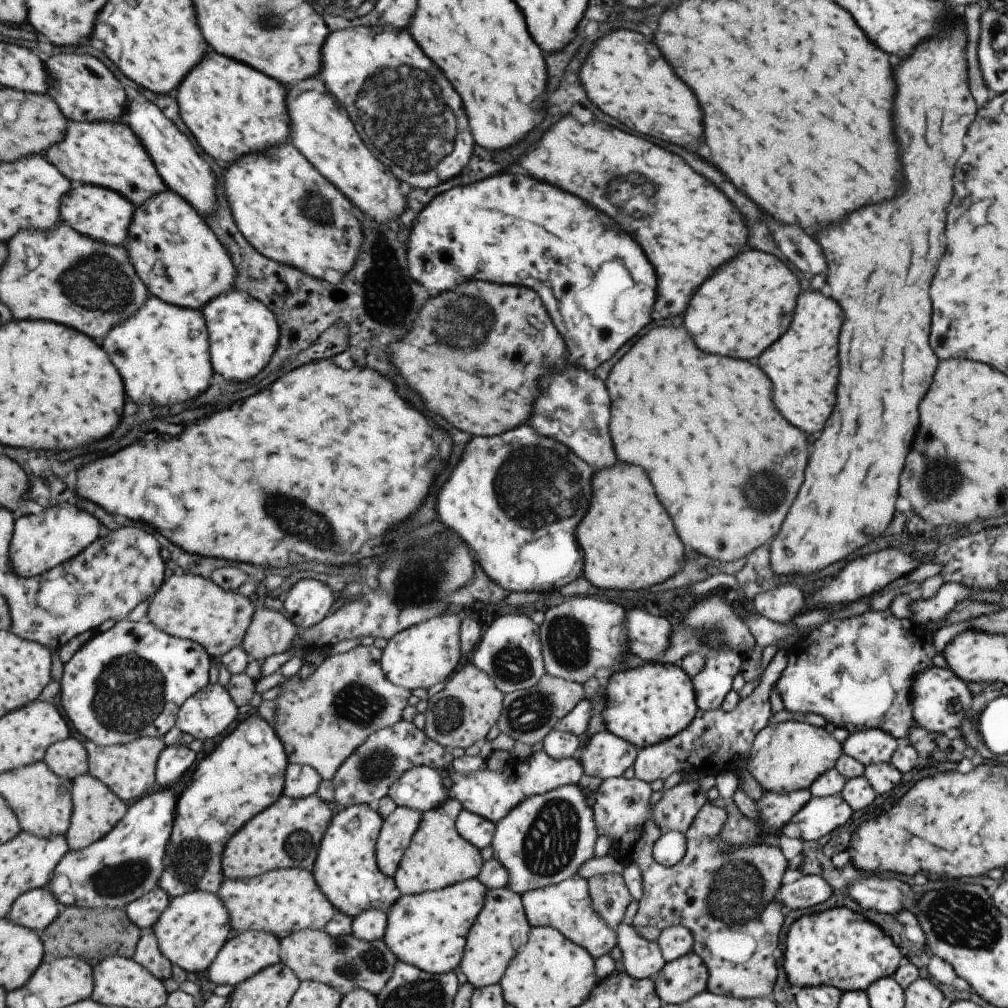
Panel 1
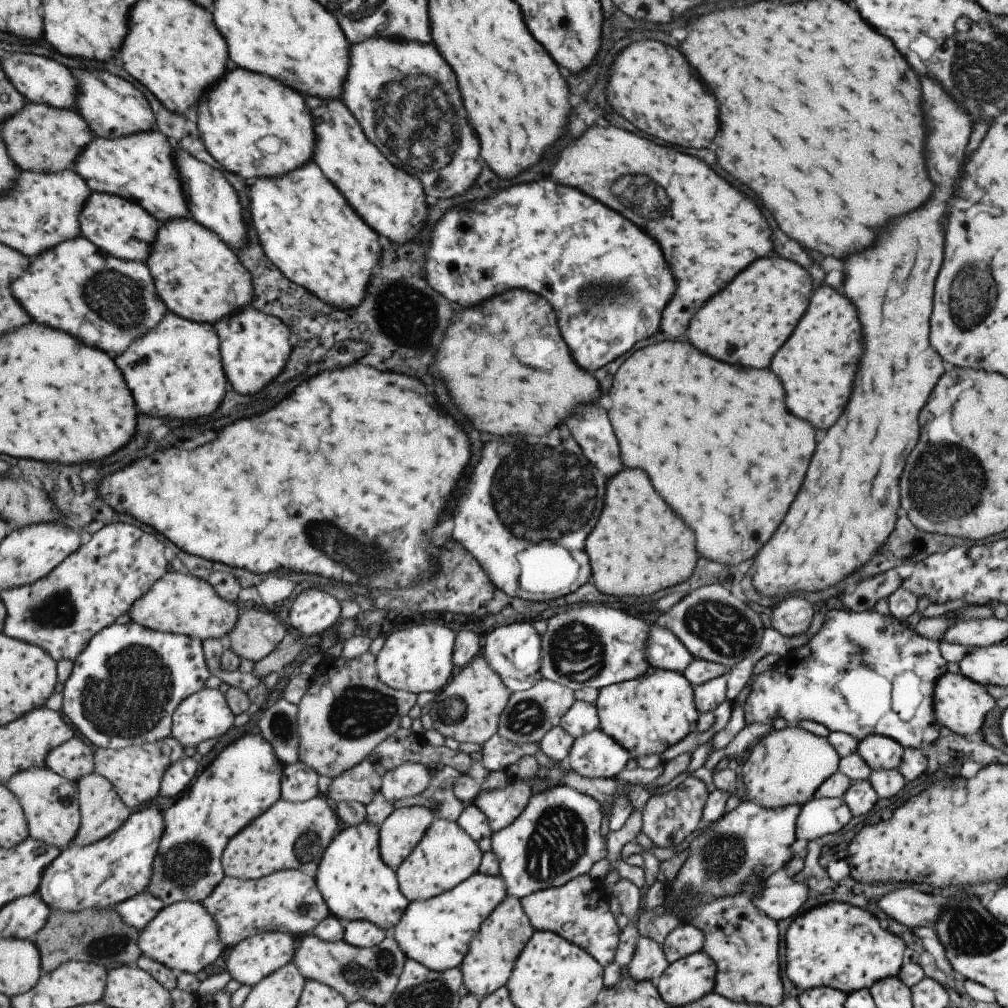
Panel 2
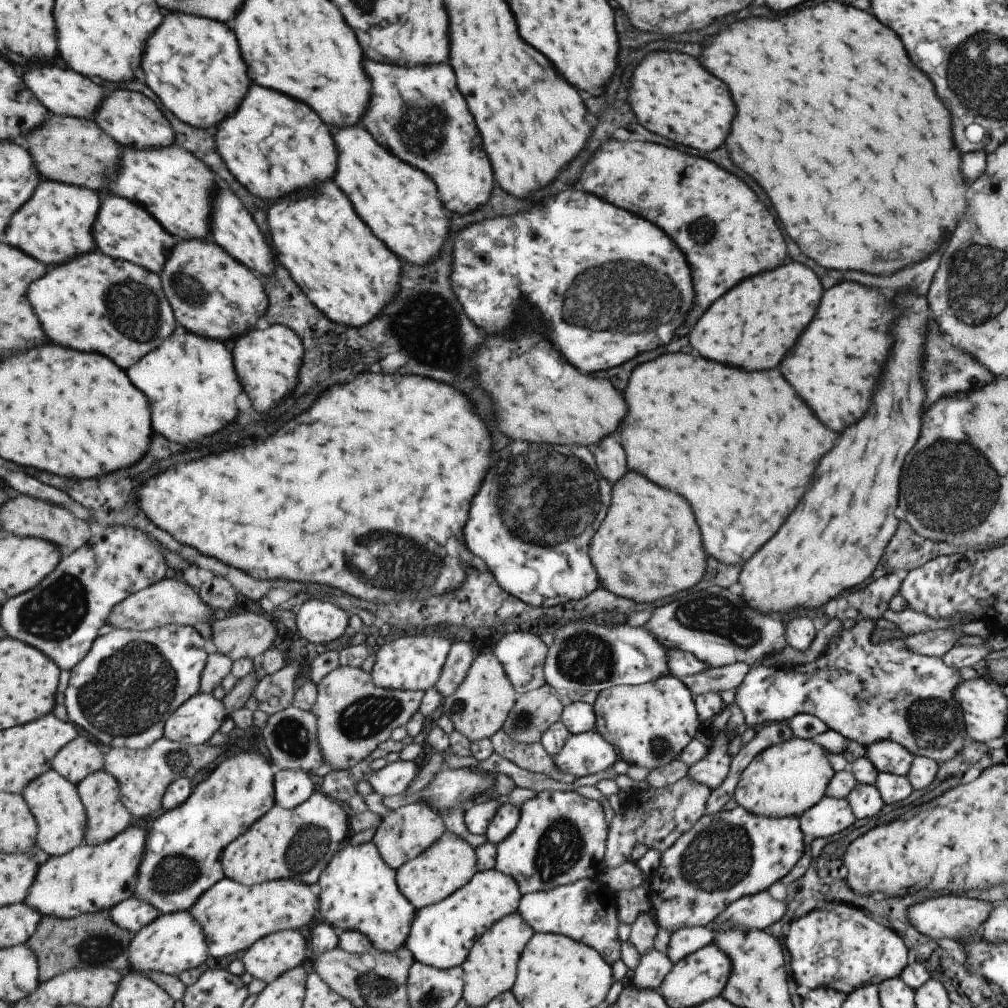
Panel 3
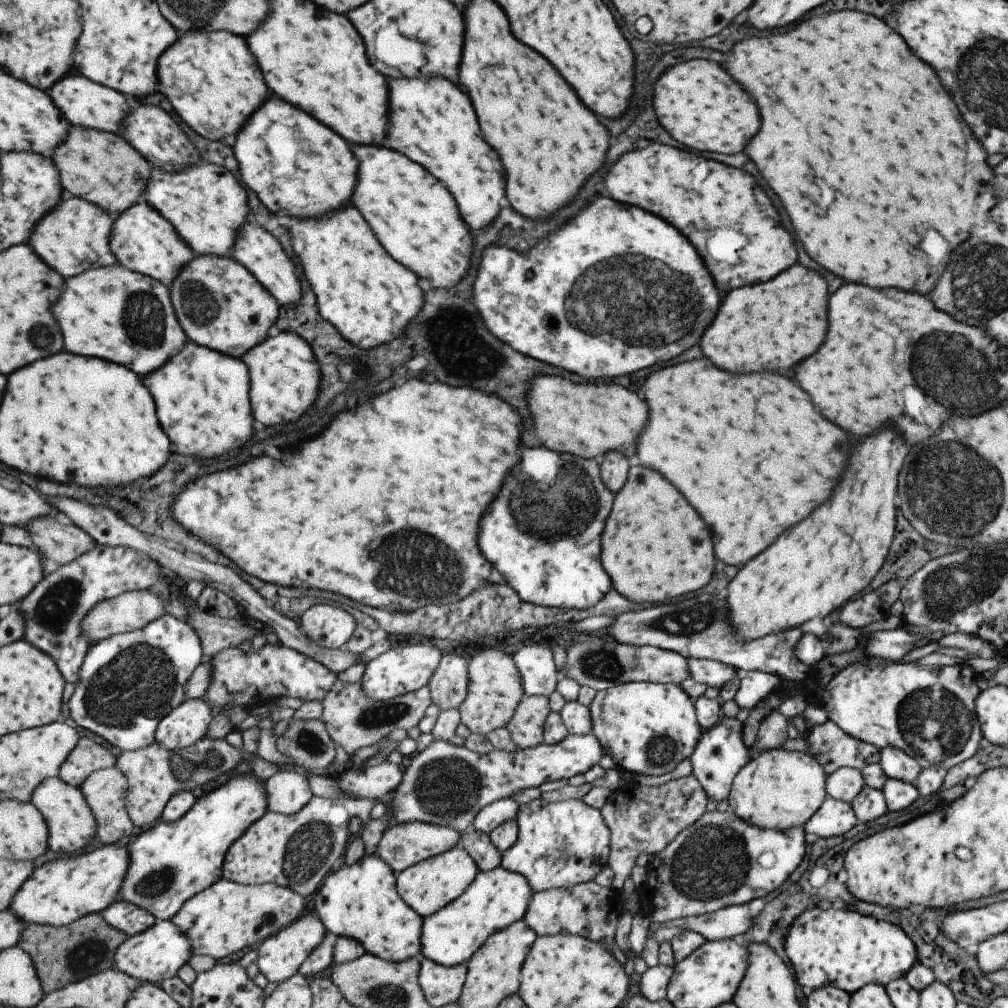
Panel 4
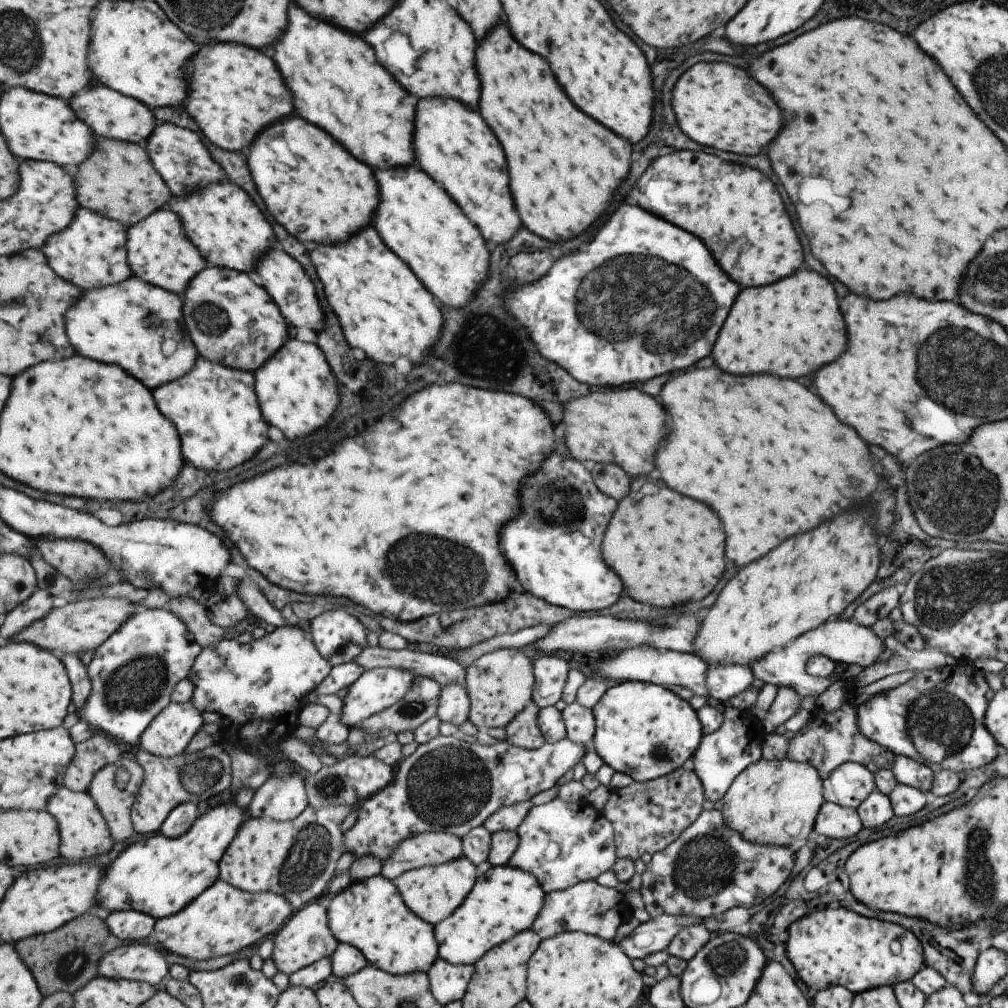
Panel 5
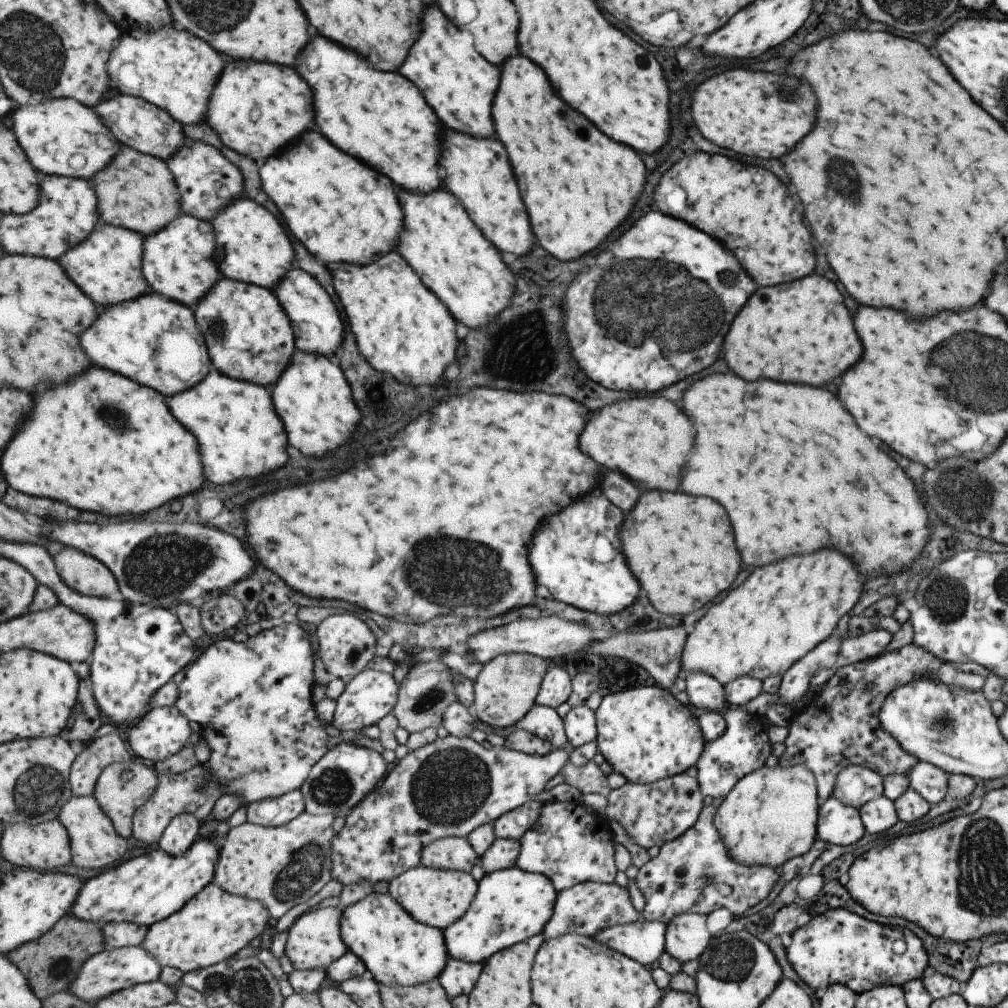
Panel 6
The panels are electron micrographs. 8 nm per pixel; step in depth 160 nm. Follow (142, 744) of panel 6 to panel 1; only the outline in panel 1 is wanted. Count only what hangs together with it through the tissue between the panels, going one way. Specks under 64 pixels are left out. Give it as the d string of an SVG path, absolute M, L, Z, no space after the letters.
M210 684L190 696L177 715L176 726L193 738L211 740L233 726L239 708L222 684Z

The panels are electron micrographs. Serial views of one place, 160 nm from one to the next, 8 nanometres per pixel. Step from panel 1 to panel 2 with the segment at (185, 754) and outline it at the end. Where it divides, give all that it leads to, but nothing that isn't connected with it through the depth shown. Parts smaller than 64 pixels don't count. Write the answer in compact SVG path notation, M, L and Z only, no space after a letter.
M187 757L182 761L173 763L162 780L160 796L165 798L182 796L195 782L197 772L199 772L199 764L193 758Z

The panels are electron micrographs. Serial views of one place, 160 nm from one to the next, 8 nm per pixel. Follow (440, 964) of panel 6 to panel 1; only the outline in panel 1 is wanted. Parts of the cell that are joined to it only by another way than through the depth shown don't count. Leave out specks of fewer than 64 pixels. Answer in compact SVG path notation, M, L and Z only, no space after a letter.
M353 805L342 808L332 818L313 868L317 884L337 910L355 918L363 911L377 909L389 914L402 897L393 877L387 876L378 864L377 843L384 820L376 806Z

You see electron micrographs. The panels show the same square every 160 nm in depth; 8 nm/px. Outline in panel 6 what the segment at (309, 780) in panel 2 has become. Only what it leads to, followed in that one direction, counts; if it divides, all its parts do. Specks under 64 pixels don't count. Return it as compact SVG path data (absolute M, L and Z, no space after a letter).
M291 791L283 797L251 803L248 806L248 820L264 827L278 827L291 822L305 810L302 791Z

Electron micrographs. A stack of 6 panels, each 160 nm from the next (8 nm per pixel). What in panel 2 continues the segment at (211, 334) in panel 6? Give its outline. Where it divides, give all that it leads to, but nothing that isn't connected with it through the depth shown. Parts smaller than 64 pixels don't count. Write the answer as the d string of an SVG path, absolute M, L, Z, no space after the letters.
M177 219L161 223L147 264L160 297L169 311L198 323L214 325L221 319L251 306L253 280L235 250L211 229L195 220Z

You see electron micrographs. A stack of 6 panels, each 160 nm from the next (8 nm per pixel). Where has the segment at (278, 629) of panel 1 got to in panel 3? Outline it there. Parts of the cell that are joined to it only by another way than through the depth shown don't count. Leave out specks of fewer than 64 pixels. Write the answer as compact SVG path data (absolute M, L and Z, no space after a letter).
M255 612L223 613L212 622L210 650L231 657L234 662L243 657L258 660L261 654L275 646L277 630L271 620Z

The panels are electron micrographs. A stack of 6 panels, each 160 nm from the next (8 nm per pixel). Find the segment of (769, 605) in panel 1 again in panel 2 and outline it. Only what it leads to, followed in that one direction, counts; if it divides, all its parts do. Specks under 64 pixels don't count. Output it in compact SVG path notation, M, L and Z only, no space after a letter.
M787 596L771 609L771 628L783 636L799 636L808 632L813 615L813 607L802 596Z

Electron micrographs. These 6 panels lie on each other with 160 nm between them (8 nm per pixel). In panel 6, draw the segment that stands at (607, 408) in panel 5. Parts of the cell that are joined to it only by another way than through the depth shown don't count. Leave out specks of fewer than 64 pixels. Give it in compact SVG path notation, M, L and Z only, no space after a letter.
M661 396L615 402L593 414L579 436L579 448L597 464L625 474L639 490L677 490L681 466L693 450L693 424Z

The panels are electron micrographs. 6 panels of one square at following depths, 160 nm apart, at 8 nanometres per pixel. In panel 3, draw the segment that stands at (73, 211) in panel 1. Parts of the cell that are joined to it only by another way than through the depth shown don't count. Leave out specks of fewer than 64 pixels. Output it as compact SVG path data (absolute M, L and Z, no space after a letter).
M111 194L103 197L101 210L96 220L96 243L98 251L114 259L141 265L160 275L179 239L168 231L144 206L128 198Z

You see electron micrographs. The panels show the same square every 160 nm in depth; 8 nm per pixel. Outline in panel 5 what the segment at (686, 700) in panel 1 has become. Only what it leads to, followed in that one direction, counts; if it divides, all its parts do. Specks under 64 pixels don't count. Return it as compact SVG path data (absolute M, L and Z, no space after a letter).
M623 681L603 692L591 709L594 716L591 748L615 773L629 775L633 781L650 781L678 769L693 754L703 735L696 711L689 703L655 683Z

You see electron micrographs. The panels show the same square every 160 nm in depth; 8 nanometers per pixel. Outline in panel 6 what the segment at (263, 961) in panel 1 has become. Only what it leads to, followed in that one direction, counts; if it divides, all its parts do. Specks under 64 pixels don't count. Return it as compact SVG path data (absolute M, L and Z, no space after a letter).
M316 907L299 916L290 927L285 952L294 969L326 971L336 960L350 950L342 936L341 919L344 918L344 908Z

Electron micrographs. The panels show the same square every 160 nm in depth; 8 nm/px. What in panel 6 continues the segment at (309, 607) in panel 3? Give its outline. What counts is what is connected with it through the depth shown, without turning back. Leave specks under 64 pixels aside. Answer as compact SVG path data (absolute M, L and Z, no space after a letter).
M339 612L330 616L317 627L316 636L321 659L327 672L332 678L340 678L345 684L367 669L369 662L375 658L375 650L377 650L375 634L363 620L359 620L353 614Z

